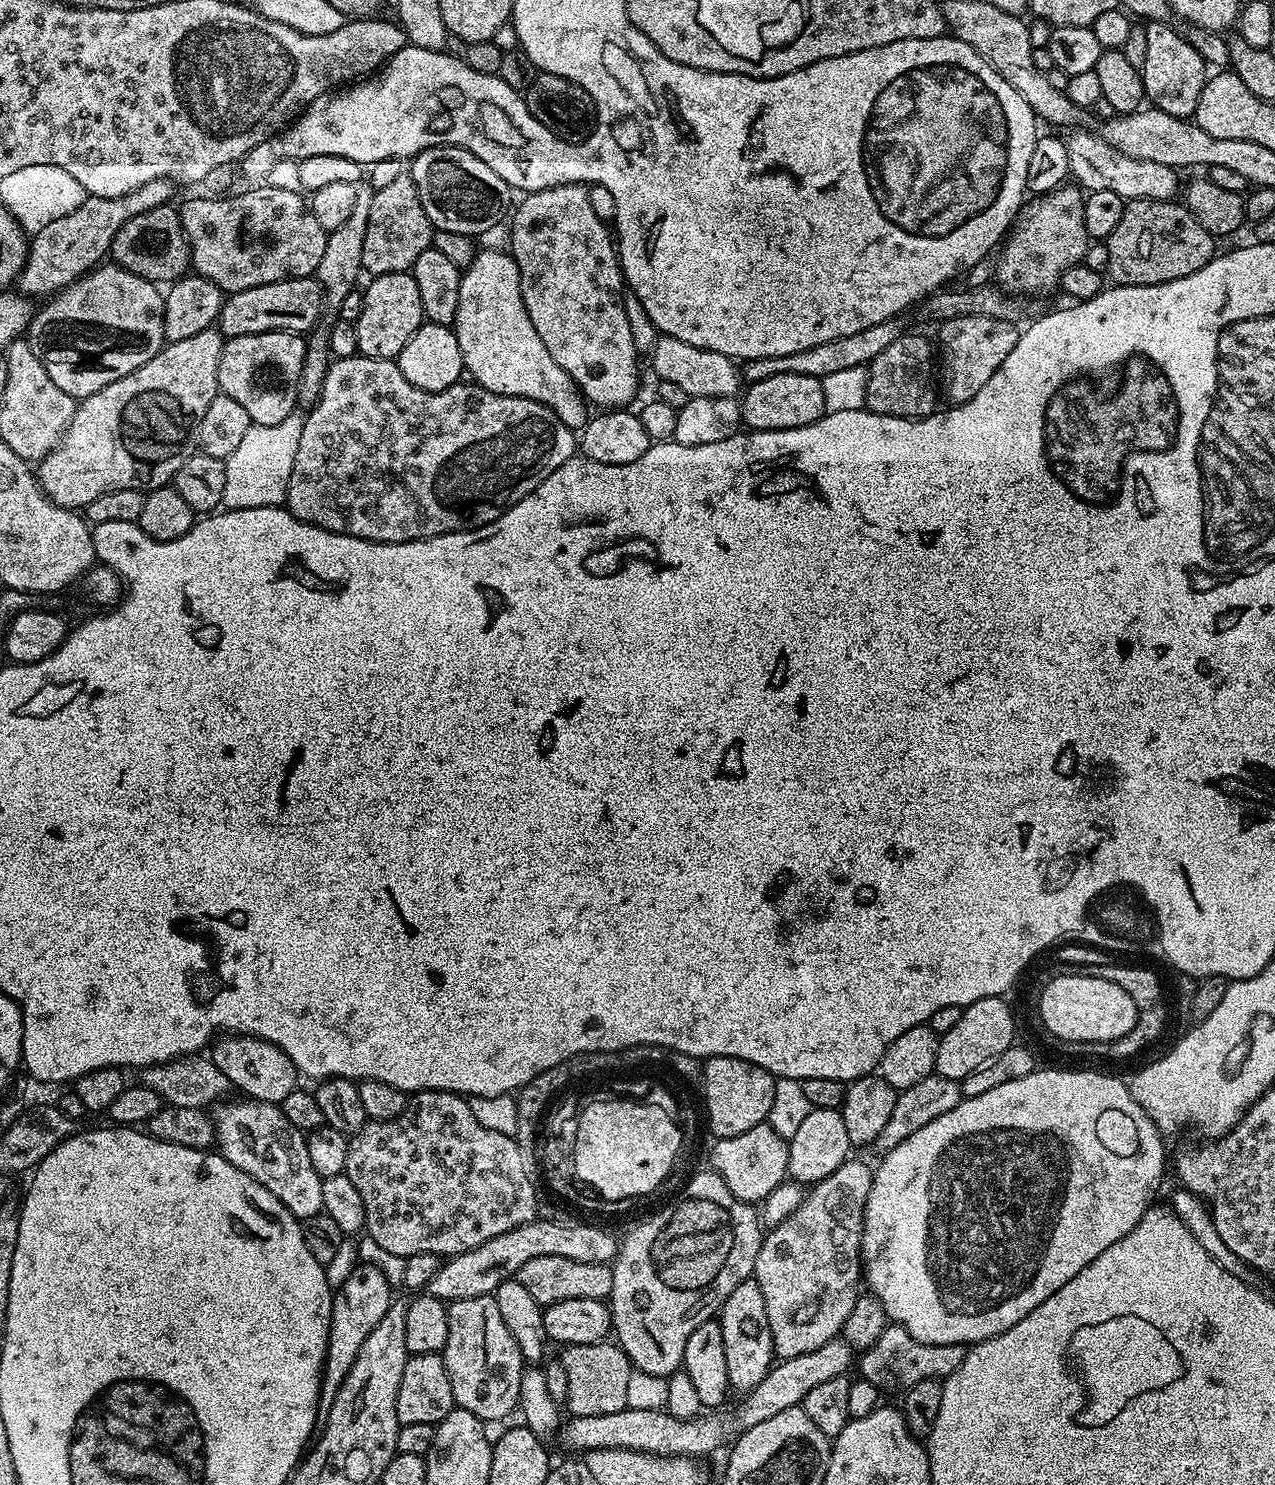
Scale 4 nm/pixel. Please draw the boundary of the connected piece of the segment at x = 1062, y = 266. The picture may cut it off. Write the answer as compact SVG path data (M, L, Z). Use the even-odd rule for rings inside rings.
M1068 187L1033 195L1021 207L999 249L1000 257L994 260L994 280L1005 293L1025 298L1048 292L1059 285L1070 266L1083 261L1090 243L1084 221L1085 193L1079 187Z

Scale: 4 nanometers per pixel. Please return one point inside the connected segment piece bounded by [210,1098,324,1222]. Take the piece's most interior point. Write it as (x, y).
(255, 1136)

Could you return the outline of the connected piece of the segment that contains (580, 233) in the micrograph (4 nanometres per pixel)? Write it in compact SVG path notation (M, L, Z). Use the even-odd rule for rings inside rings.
M559 184L541 192L529 192L523 199L524 201L521 204L519 201L515 205L514 211L510 216L510 224L512 220L512 248L510 247L510 255L518 266L522 302L526 306L526 314L530 314L530 322L534 322L534 330L538 330L538 338L542 338L542 346L546 346L546 350L550 350L550 358L554 358L554 362L558 362L558 366L562 366L562 370L566 370L566 374L570 374L570 378L578 385L580 393L583 394L585 401L589 405L595 406L597 404L597 409L600 410L623 409L625 406L631 405L628 403L635 398L636 392L638 396L638 389L642 384L642 375L640 376L640 368L636 365L638 353L634 346L634 334L630 334L630 322L626 319L622 291L620 292L620 284L622 288L622 273L618 248L614 243L613 233L610 231L609 225L605 221L600 220L598 214L594 214L594 210L590 207L588 188L583 184Z

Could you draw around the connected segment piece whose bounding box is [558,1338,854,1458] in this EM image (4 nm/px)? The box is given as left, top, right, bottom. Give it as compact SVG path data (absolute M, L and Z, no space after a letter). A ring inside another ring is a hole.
M837 1338L826 1342L826 1346L818 1346L818 1350L810 1350L810 1354L798 1354L789 1360L773 1363L766 1378L752 1389L742 1404L729 1412L712 1410L695 1416L692 1420L679 1420L666 1410L634 1410L627 1407L618 1410L618 1414L590 1414L565 1419L558 1437L560 1436L566 1447L573 1448L571 1451L576 1454L607 1448L625 1448L658 1456L683 1455L701 1458L700 1456L722 1447L723 1444L726 1446L734 1442L746 1430L758 1426L758 1422L766 1422L766 1418L774 1418L774 1414L782 1414L782 1410L803 1405L806 1394L810 1394L814 1386L827 1382L829 1378L845 1375L851 1364L853 1367L854 1349L844 1339Z

